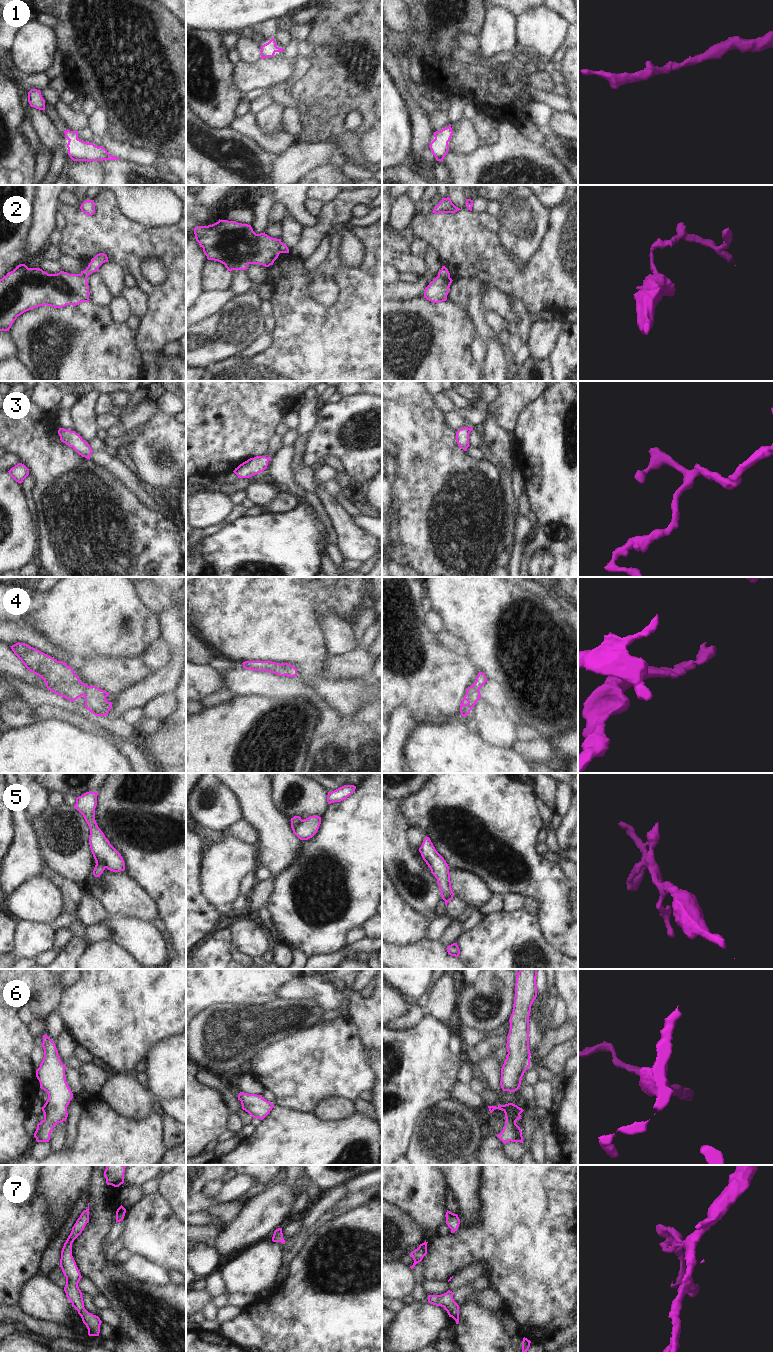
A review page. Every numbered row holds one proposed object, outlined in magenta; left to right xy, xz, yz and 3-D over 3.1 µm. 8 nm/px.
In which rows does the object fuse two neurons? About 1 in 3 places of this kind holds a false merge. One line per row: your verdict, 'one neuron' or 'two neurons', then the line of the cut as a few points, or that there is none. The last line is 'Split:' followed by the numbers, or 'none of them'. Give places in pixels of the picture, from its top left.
1: one neuron; cut none
2: two neurons; cut yz (438, 275), (444, 279), (449, 278)
3: one neuron; cut none
4: one neuron; cut none
5: two neurons; cut xy (96, 862), (101, 862), (106, 867)
6: one neuron; cut none
7: one neuron; cut none
Split: 2, 5

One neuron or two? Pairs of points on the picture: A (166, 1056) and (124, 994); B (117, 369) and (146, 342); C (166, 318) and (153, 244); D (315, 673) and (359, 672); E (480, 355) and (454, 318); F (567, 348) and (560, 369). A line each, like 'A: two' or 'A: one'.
A: two
B: two
C: one
D: two
E: two
F: one

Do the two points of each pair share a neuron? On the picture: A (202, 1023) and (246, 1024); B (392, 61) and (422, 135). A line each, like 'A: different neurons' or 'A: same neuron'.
A: same neuron
B: same neuron

